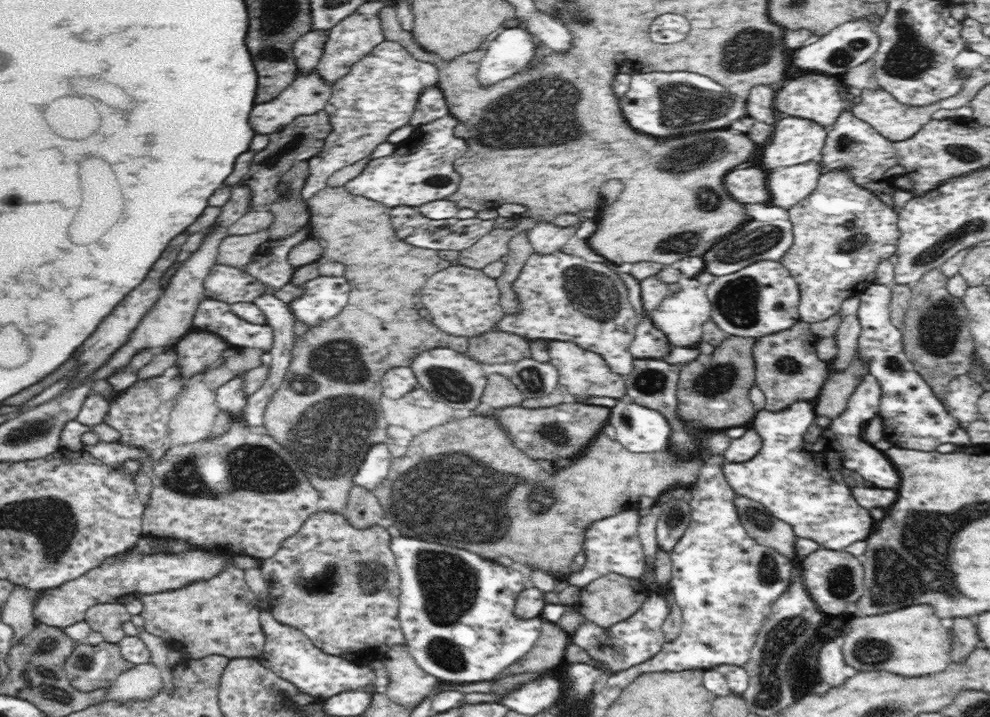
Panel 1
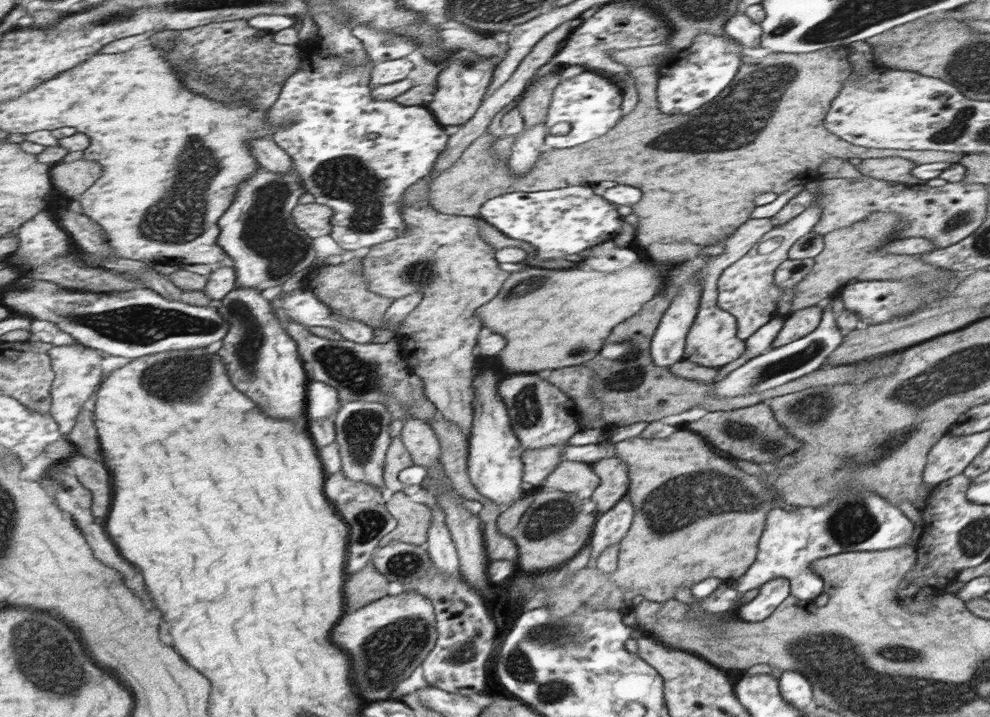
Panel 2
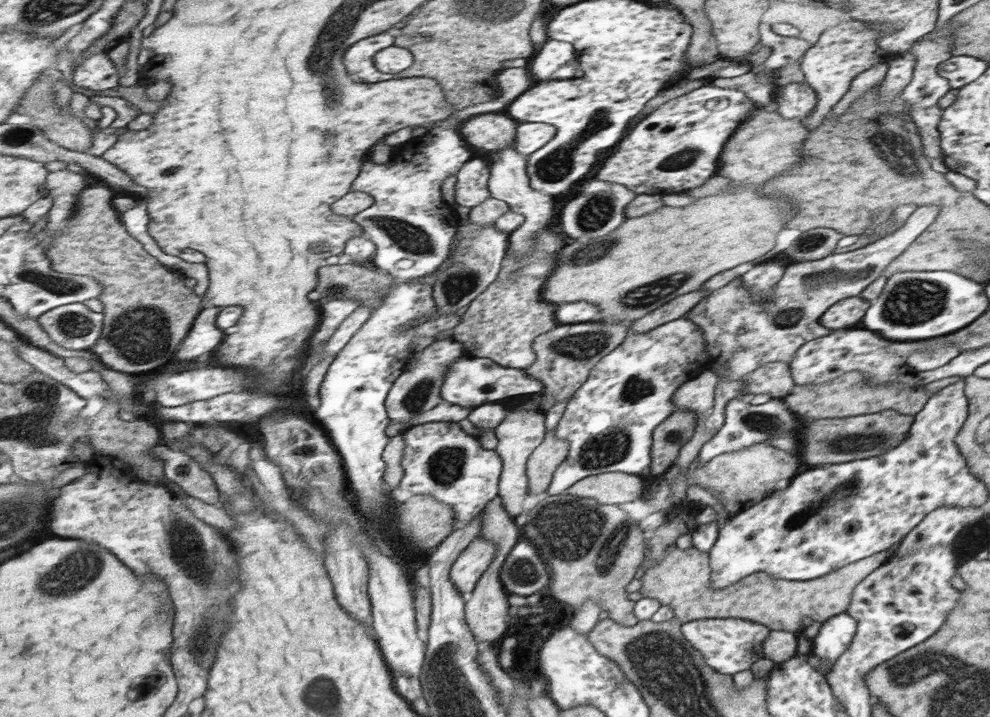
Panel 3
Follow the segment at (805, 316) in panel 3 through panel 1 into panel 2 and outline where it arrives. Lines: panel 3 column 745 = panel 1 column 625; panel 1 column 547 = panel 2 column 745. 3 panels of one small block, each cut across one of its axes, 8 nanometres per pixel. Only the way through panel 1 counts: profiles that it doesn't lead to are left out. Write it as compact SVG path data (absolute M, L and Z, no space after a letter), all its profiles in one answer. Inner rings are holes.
M821 179L809 181L804 188L813 194L813 201L803 212L782 225L774 225L759 242L756 242L741 258L724 268L716 282L716 305L734 316L736 320L736 337L745 341L758 328L775 316L777 299L783 293L773 284L773 272L777 265L788 258L789 247L804 234L810 232L819 218L821 208L817 206Z

